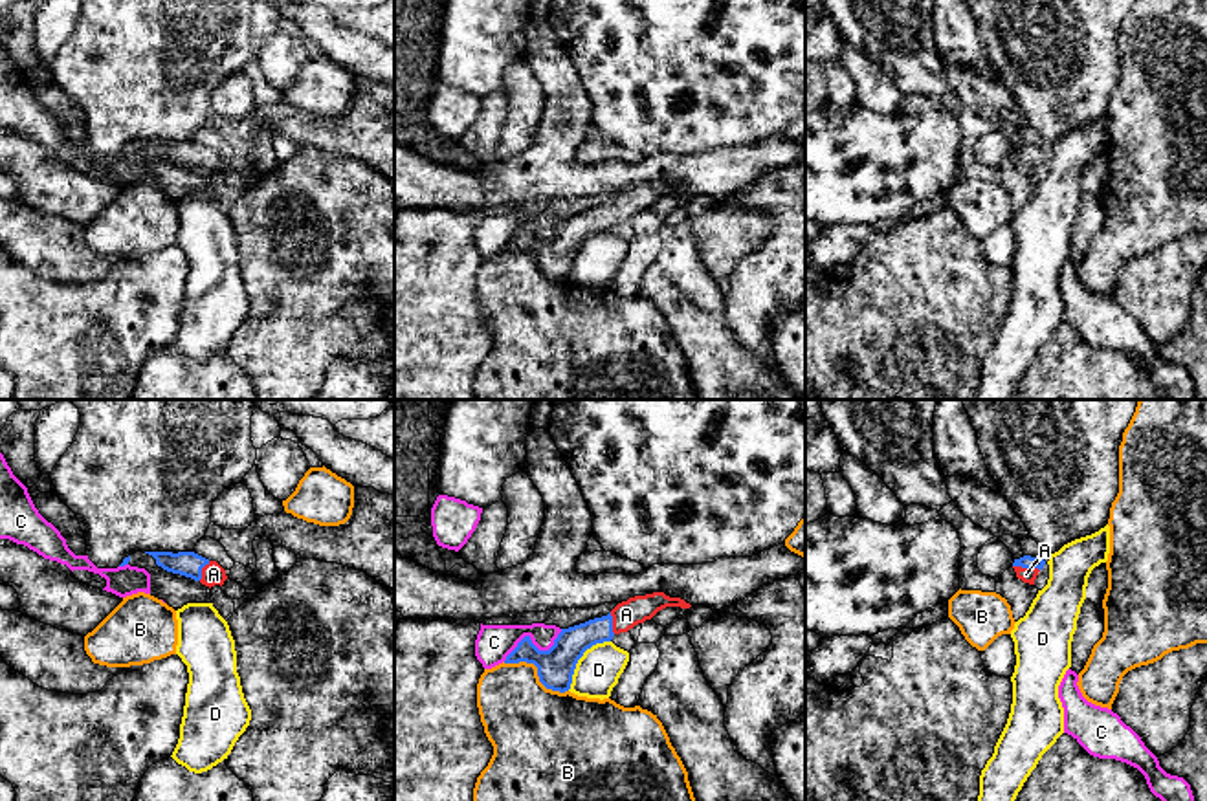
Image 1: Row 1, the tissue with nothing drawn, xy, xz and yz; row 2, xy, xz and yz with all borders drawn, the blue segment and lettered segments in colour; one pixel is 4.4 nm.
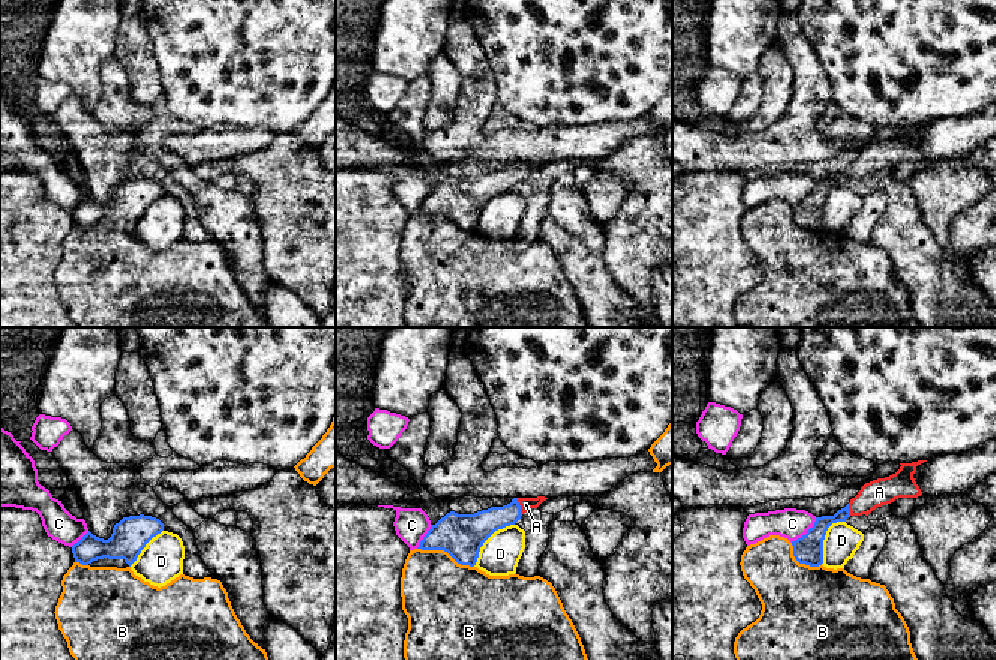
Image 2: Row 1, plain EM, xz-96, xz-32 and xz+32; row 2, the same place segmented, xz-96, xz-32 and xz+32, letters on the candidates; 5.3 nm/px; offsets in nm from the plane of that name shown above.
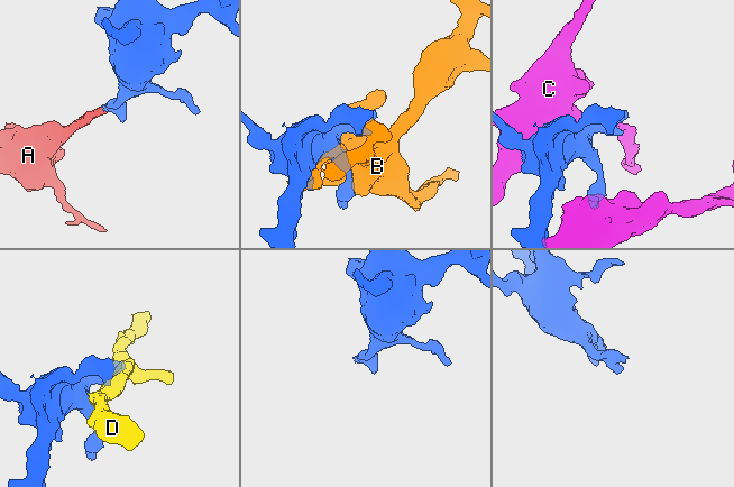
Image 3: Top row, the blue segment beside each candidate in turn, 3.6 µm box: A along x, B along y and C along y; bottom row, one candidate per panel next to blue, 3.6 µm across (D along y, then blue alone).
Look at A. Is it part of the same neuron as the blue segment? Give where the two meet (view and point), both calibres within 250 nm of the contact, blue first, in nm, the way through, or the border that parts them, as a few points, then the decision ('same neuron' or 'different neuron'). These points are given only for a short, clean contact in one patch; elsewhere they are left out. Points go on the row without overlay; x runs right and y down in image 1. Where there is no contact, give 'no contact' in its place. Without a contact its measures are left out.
yz (1026, 156) | 60/60 nm | across yz (1026, 151), (1026, 156), (1026, 164) | same neuron

